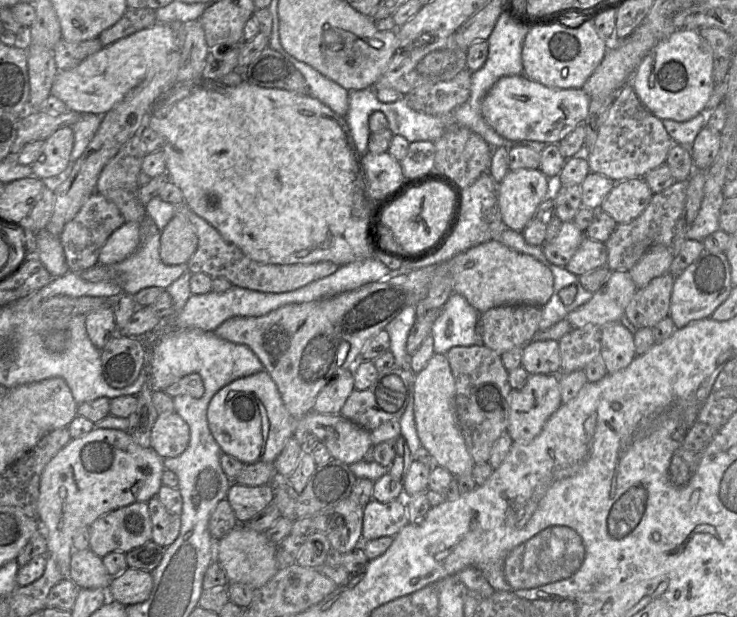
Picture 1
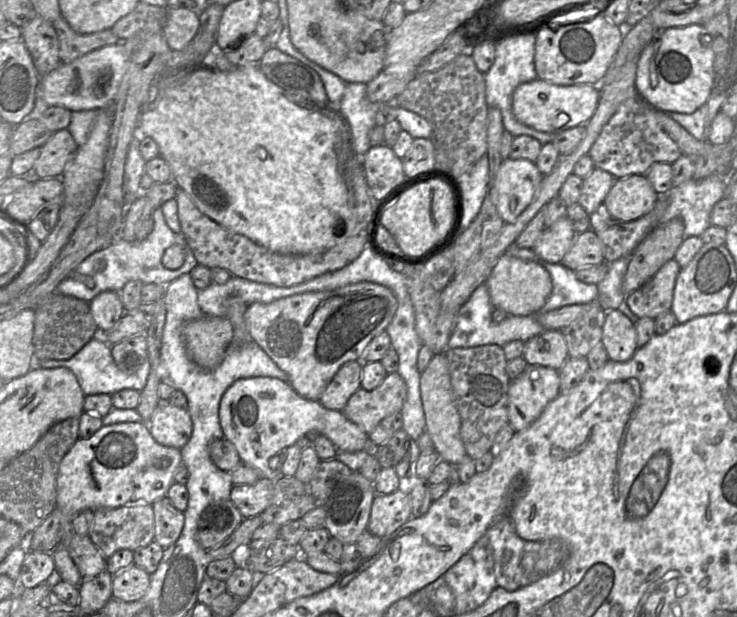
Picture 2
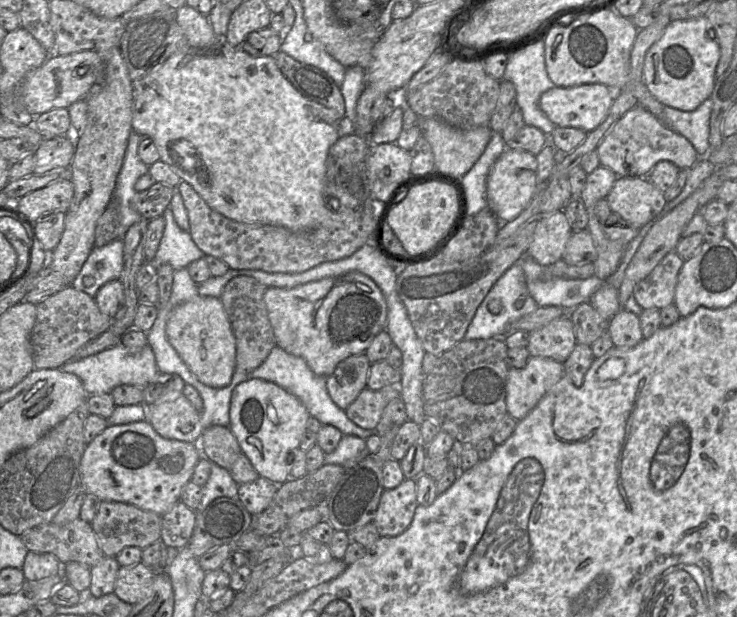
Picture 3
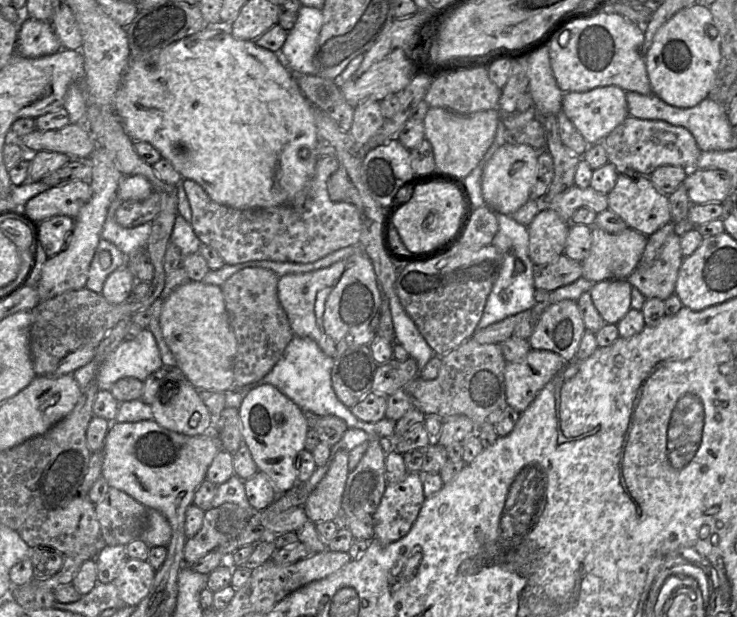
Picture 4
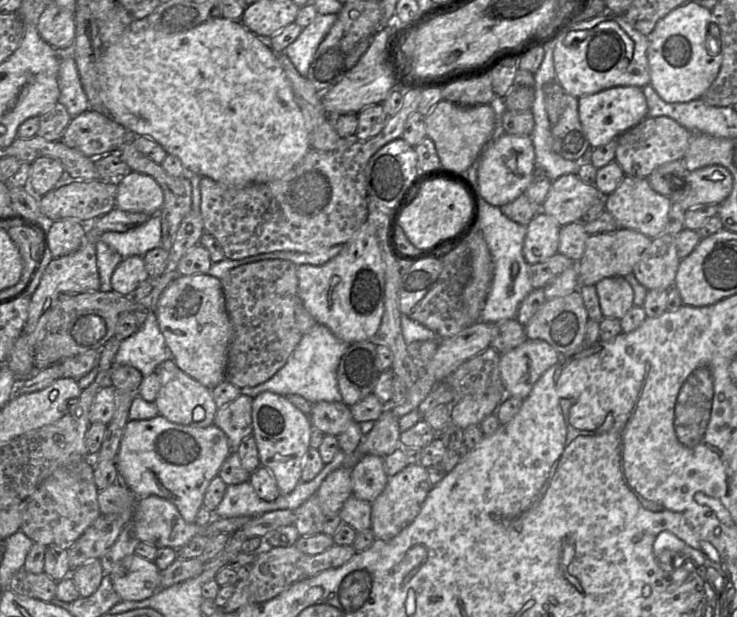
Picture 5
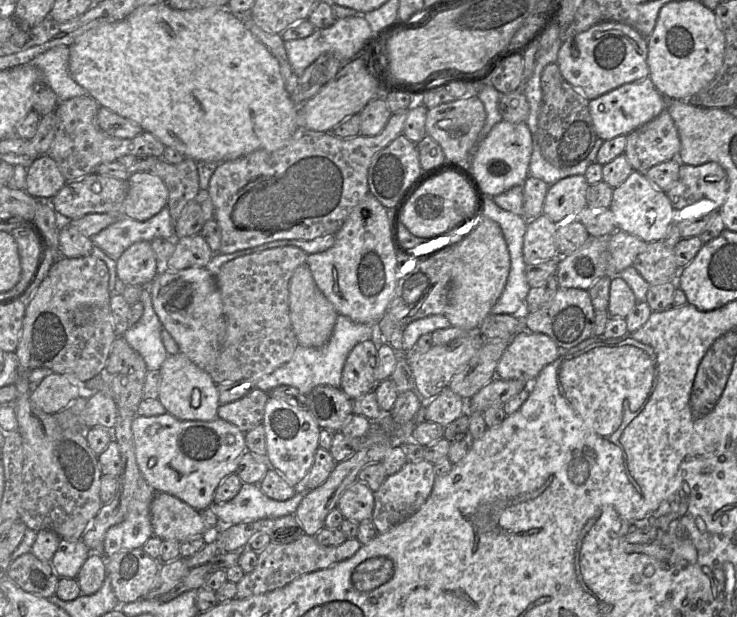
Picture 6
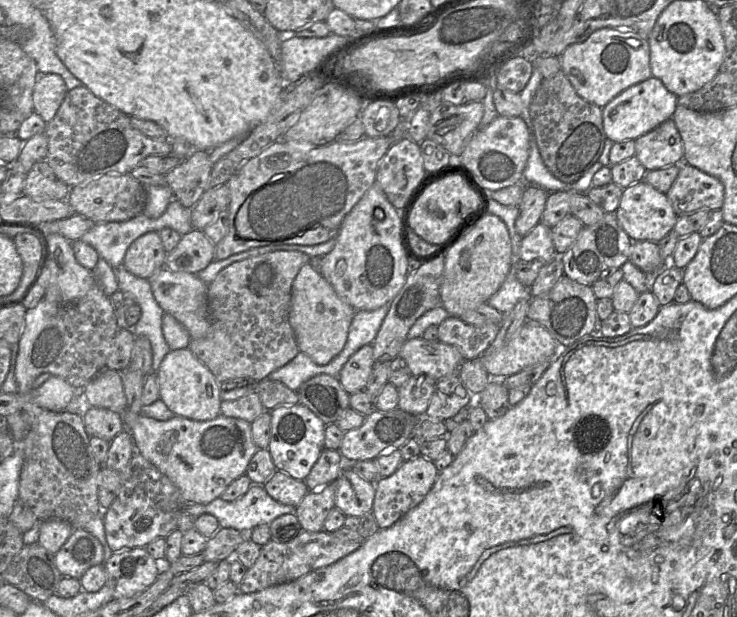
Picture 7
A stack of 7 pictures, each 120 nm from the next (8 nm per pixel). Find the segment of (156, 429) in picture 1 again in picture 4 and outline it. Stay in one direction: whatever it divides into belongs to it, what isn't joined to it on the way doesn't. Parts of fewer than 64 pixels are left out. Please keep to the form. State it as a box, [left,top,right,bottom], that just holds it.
[150,380,214,436]

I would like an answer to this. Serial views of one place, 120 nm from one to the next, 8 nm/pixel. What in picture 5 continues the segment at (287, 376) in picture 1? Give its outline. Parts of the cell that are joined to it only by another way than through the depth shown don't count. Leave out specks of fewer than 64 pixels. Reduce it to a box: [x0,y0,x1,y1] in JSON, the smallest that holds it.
[297,221,384,344]

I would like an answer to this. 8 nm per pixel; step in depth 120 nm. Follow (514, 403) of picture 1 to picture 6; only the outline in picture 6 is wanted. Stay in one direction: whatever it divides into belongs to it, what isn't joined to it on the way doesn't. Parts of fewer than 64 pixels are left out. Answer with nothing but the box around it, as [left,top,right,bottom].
[496,329,560,388]

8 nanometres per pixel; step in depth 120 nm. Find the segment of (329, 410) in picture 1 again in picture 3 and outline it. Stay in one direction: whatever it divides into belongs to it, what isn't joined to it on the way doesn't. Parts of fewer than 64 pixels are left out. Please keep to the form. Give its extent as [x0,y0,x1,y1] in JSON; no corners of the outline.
[326,353,370,411]

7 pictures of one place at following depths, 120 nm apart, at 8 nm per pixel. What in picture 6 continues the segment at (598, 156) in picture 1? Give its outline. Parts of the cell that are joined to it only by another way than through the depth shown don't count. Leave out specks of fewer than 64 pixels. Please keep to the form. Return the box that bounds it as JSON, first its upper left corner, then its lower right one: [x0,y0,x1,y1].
[623,110,680,173]

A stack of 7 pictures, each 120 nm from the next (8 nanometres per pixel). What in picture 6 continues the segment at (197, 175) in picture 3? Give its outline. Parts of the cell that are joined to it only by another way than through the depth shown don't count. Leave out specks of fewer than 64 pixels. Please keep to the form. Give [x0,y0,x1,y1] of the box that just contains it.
[68,3,299,163]

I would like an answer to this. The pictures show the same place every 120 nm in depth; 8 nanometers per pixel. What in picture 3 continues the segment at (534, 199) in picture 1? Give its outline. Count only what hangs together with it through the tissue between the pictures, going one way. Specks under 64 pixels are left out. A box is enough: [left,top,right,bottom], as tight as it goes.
[487,149,537,223]

